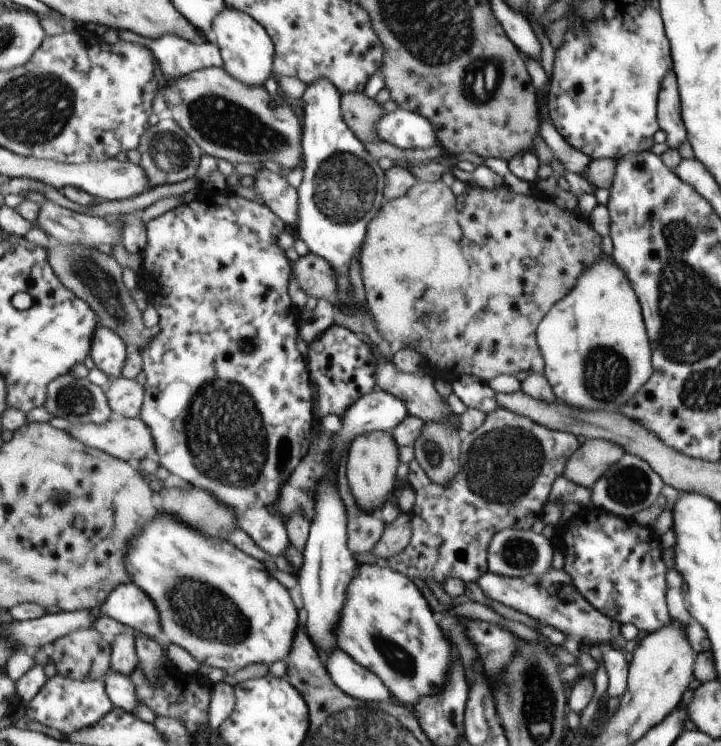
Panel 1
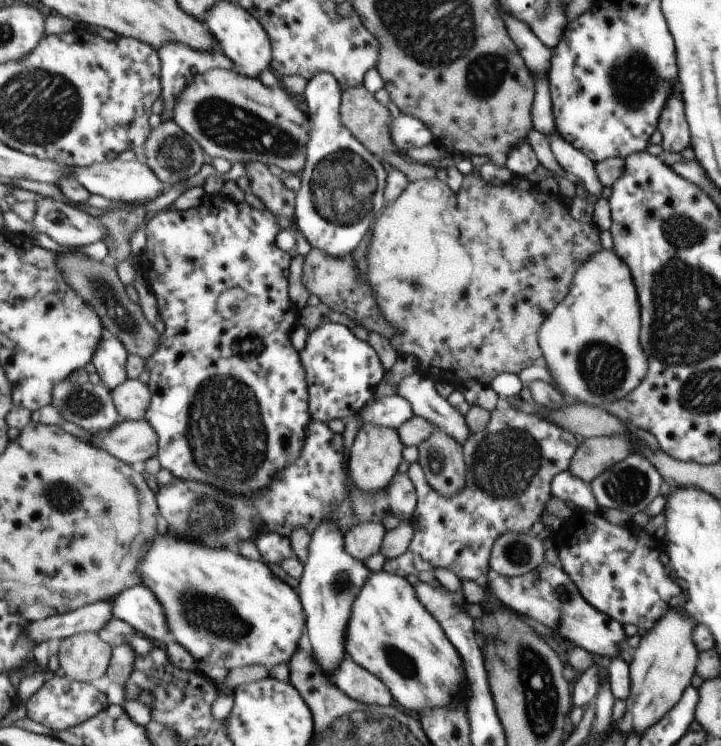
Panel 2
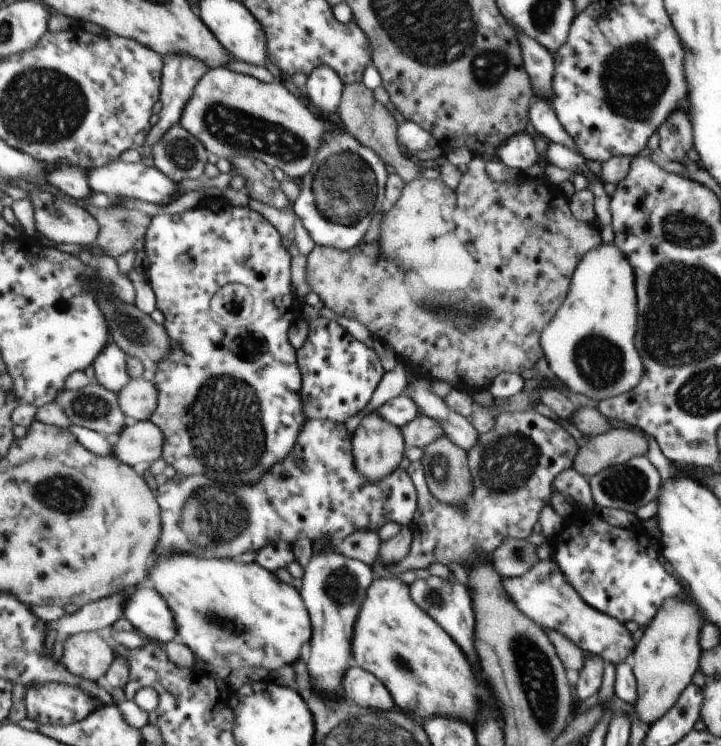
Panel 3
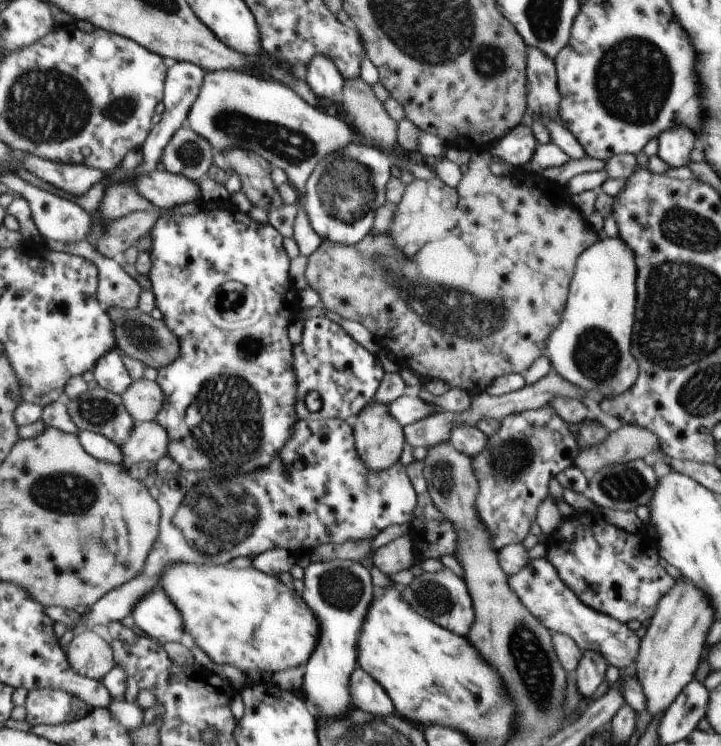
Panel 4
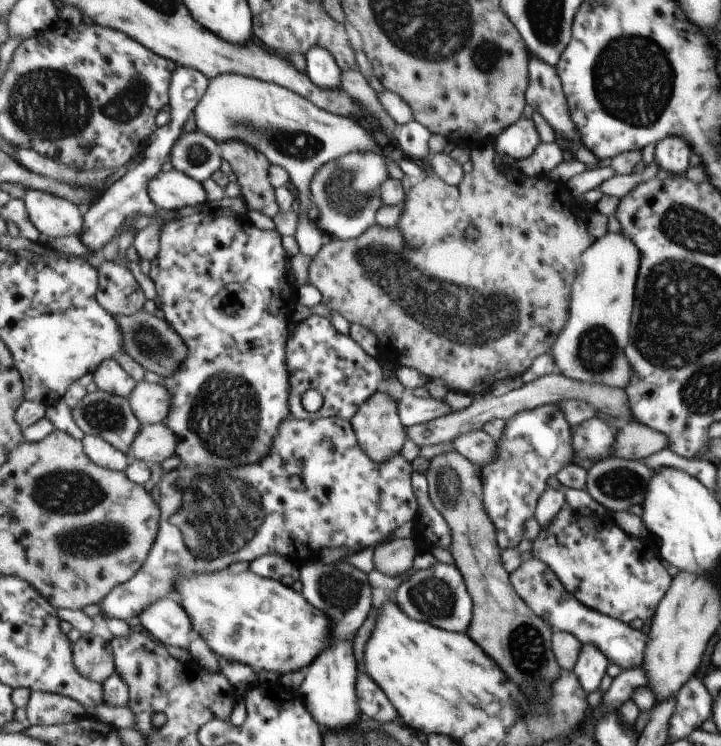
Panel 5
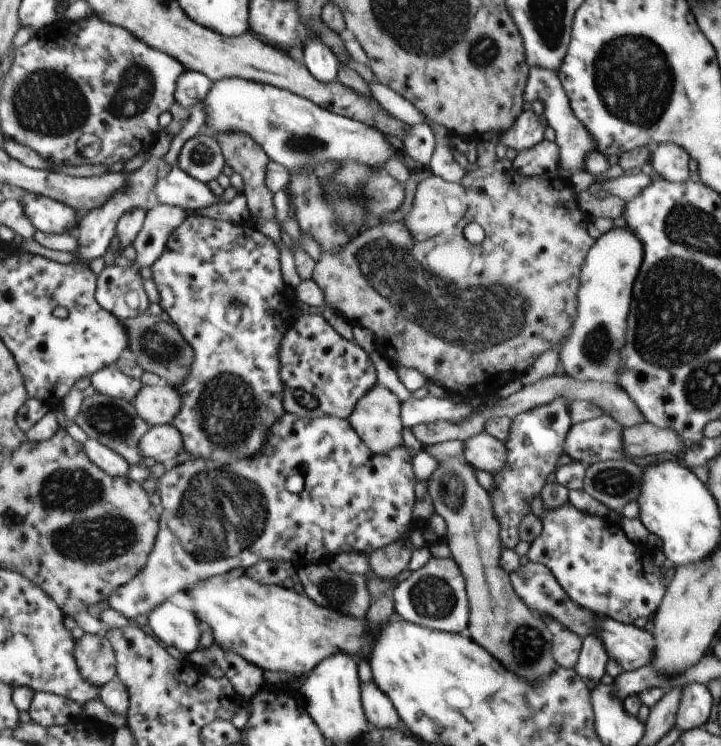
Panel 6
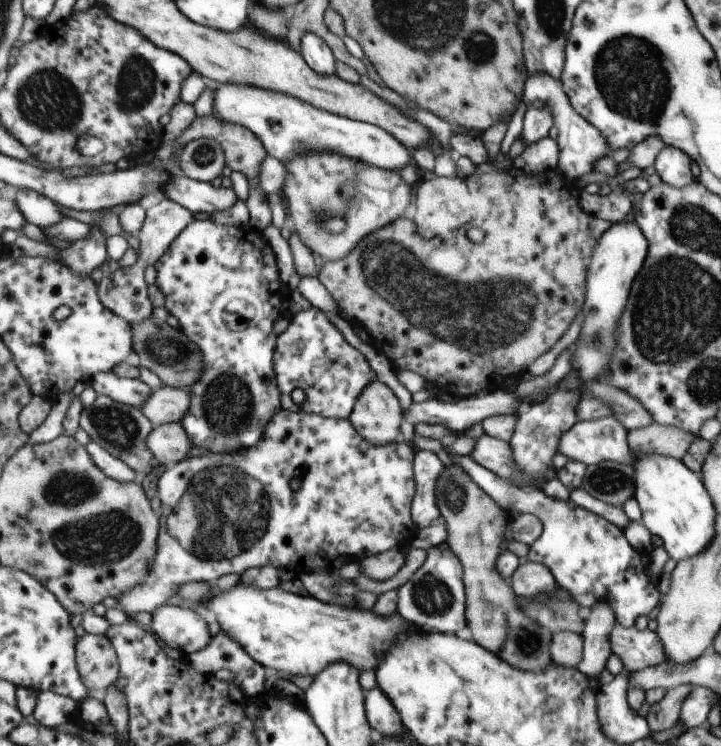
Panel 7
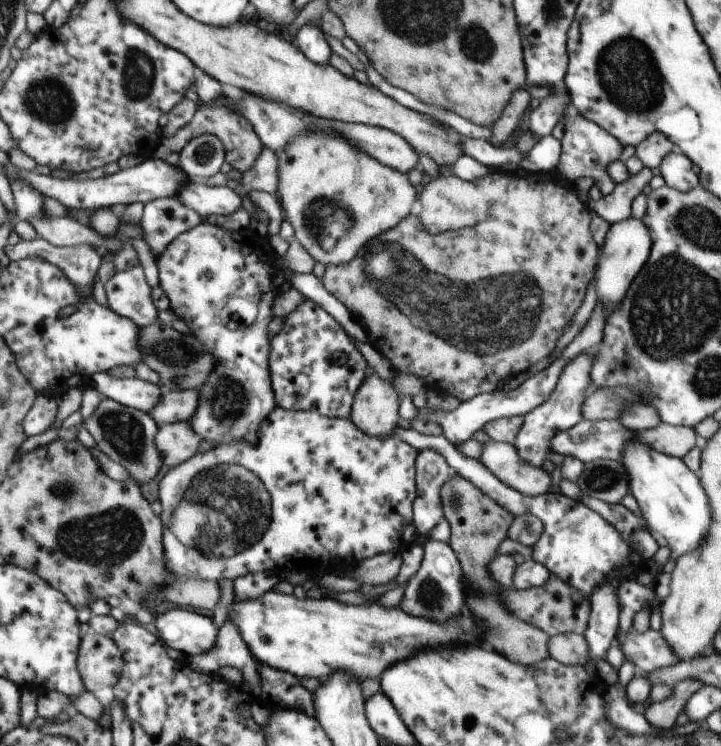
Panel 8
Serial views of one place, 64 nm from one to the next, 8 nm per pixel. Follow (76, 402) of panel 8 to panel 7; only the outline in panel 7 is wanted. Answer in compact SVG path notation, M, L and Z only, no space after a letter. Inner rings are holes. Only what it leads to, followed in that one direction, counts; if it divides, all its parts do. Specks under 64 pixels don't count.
M66 392L65 395L62 395L61 400L55 402L54 410L50 414L50 418L44 422L44 426L40 426L36 432L30 435L30 443L46 444L60 438L64 434L64 418L66 418L74 398L78 397L74 392Z

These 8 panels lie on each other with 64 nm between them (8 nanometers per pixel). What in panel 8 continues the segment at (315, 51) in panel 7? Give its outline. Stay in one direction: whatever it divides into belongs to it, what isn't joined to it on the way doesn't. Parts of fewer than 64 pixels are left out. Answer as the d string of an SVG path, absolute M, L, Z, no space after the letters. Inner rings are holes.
M310 22L310 24L306 24L306 26L302 24L294 37L294 44L296 44L297 48L300 48L314 64L329 64L332 49L328 42L326 42L325 34L318 24L314 24L314 22Z

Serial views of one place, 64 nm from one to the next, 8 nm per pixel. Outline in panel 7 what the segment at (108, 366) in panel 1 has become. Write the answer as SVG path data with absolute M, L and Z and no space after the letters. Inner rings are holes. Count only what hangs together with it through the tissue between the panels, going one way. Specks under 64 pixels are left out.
M114 371L101 372L92 378L91 385L98 395L143 409L152 398L152 388L144 380L120 376Z

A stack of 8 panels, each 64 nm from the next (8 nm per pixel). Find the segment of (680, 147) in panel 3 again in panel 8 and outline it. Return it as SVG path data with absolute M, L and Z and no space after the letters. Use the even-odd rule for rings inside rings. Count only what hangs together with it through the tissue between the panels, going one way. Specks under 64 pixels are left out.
M680 150L664 156L659 168L665 184L678 189L678 192L690 192L701 186L701 178L693 161Z

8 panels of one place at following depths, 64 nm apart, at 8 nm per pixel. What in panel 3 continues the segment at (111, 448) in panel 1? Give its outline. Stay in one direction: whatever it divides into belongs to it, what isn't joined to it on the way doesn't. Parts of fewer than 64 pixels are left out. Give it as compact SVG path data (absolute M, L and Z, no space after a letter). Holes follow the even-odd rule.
M152 419L129 423L114 445L116 456L133 467L146 467L164 456L164 432Z

